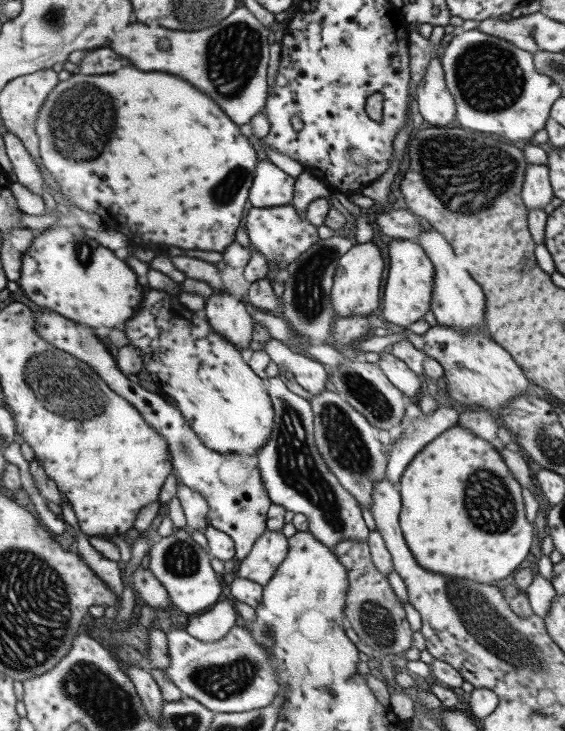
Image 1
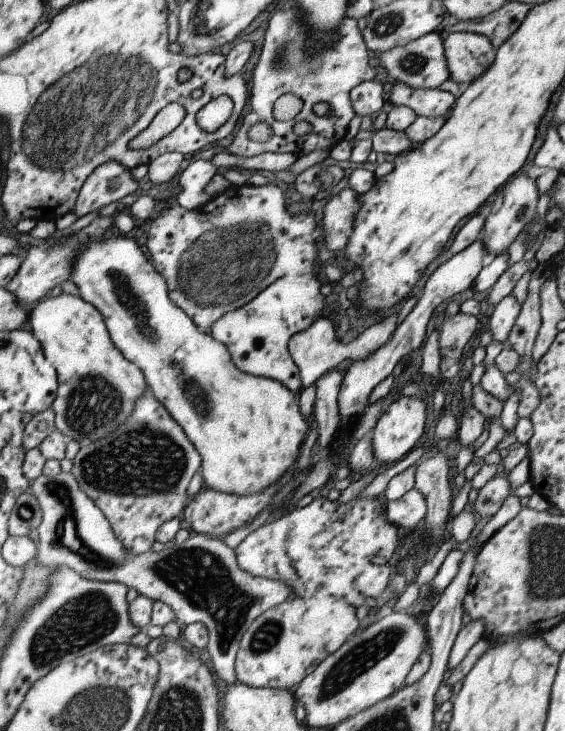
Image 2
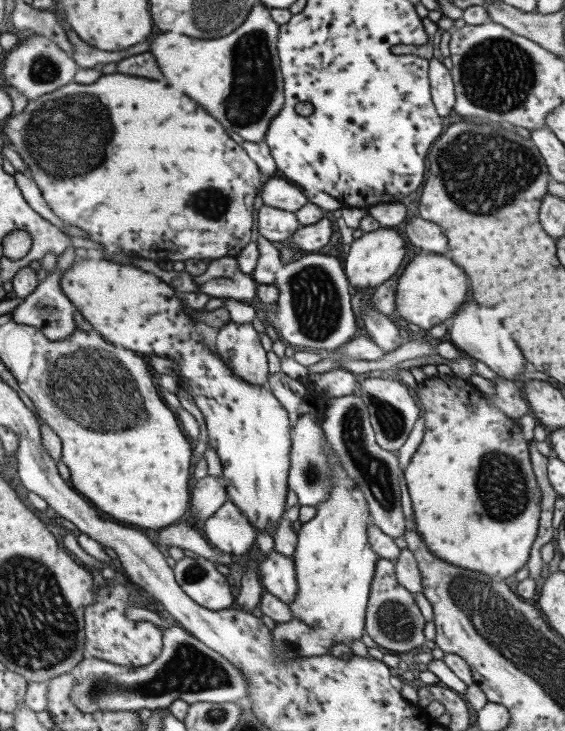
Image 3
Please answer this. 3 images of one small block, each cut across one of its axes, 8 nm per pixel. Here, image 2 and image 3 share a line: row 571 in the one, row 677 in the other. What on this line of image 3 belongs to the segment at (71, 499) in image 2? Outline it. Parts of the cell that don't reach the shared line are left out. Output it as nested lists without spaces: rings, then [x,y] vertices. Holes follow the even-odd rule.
[[[175,625],[162,630],[161,640],[159,654],[148,665],[140,667],[111,664],[85,655],[71,671],[75,676],[71,687],[71,704],[86,715],[91,715],[95,710],[167,709],[177,699],[188,705],[198,702],[246,704],[247,678],[233,664]]]

